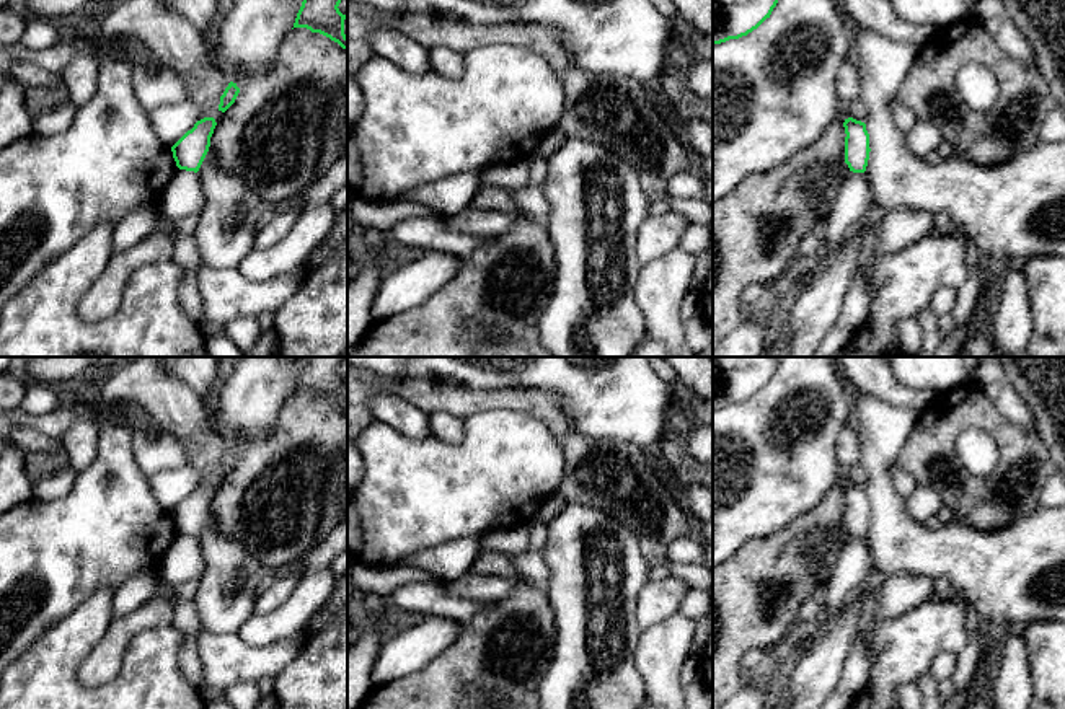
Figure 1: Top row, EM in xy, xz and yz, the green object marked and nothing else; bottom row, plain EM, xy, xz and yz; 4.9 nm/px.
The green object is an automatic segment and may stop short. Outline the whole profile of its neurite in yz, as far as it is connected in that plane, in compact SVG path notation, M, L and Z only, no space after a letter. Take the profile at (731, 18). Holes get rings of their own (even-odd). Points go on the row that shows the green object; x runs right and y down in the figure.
M713 0L713 44L739 39L770 18L778 0Z

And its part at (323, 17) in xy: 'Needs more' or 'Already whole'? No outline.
Already whole

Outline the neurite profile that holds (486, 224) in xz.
M468 207L457 215L442 217L442 220L449 231L475 235L484 240L502 235L514 225L514 220L504 212L479 210L473 207Z

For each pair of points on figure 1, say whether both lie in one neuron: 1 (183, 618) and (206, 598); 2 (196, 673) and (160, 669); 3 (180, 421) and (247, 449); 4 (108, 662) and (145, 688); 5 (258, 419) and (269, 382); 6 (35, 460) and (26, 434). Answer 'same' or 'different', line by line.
1: different
2: different
3: different
4: different
5: same
6: different

